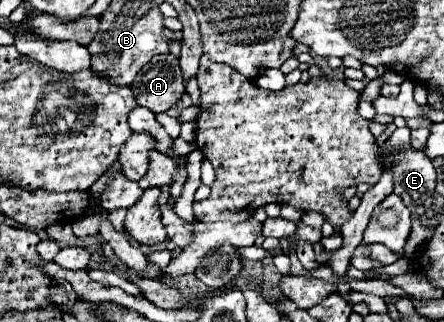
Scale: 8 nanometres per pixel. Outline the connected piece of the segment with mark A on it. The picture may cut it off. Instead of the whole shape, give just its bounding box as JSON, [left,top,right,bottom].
[132,54,184,114]

